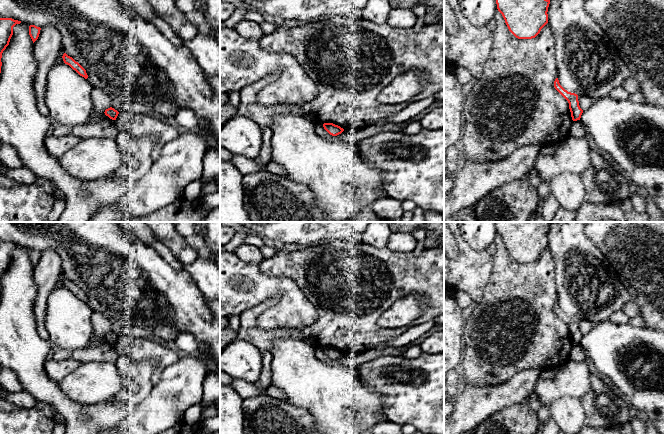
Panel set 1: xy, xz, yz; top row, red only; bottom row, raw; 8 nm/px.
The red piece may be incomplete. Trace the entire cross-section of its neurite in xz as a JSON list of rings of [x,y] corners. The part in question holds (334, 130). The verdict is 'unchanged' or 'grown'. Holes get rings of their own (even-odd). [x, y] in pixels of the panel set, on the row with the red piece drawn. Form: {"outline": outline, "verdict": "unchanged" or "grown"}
{"outline": [[[324,123],[323,127],[332,136],[337,136],[344,131],[343,128],[333,123]]], "verdict": "unchanged"}

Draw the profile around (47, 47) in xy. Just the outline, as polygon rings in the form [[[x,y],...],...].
[[[54,25],[41,27],[39,37],[33,46],[33,53],[37,62],[34,88],[37,108],[46,117],[49,116],[49,110],[45,103],[47,75],[57,63],[61,50],[62,38],[58,29]]]

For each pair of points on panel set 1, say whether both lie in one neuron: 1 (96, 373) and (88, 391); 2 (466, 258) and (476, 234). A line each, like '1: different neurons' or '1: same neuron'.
1: same neuron
2: different neurons

